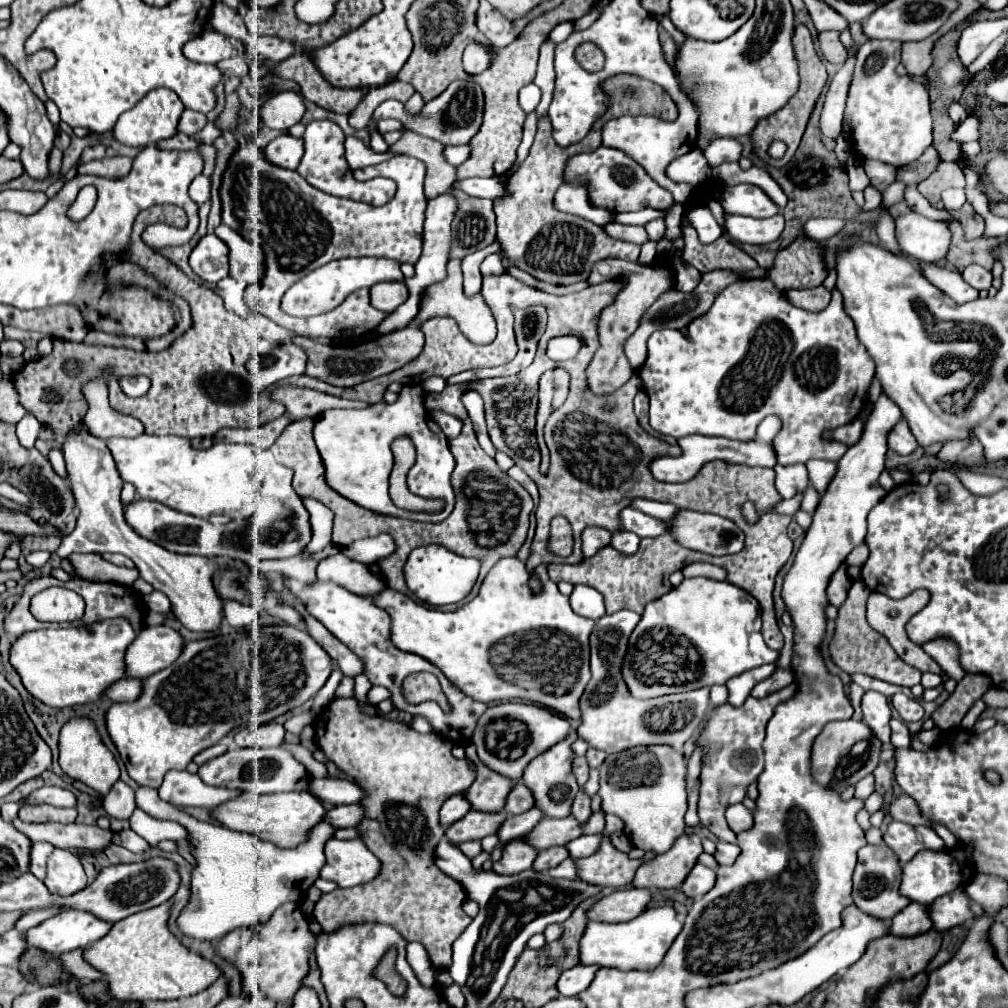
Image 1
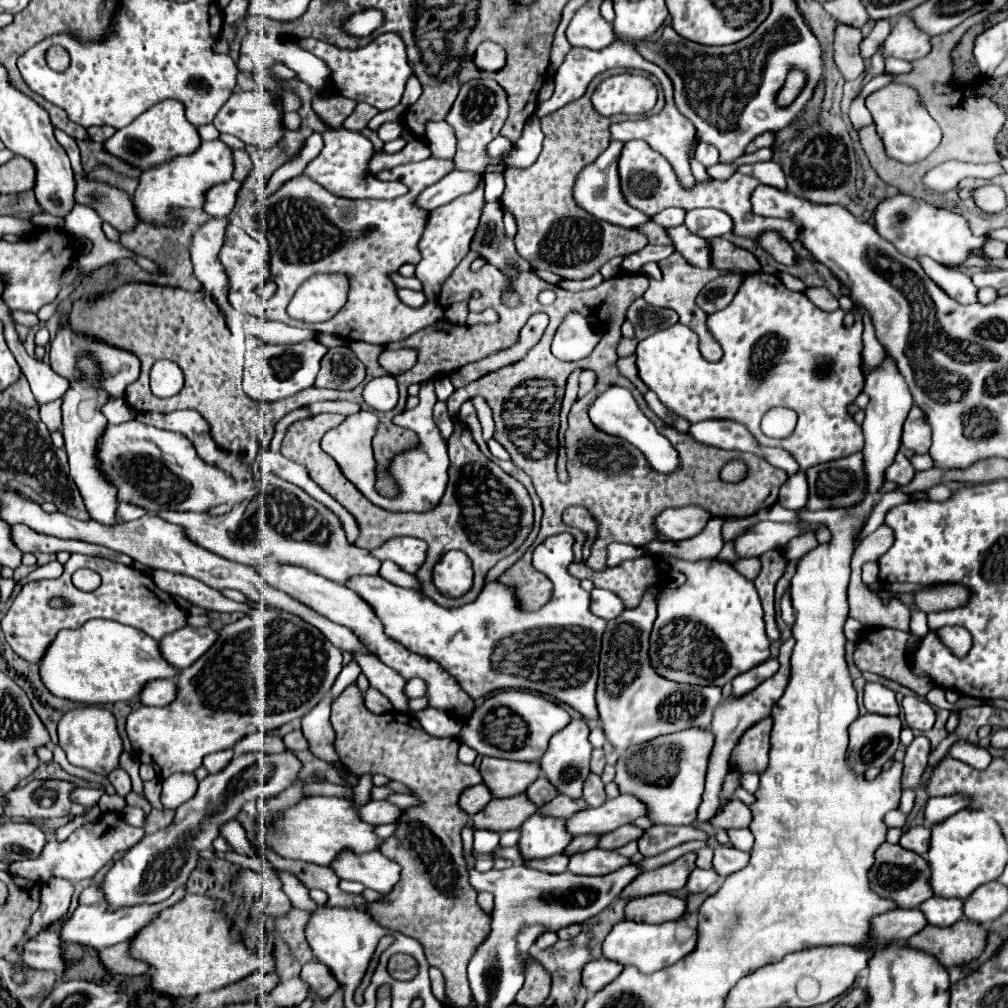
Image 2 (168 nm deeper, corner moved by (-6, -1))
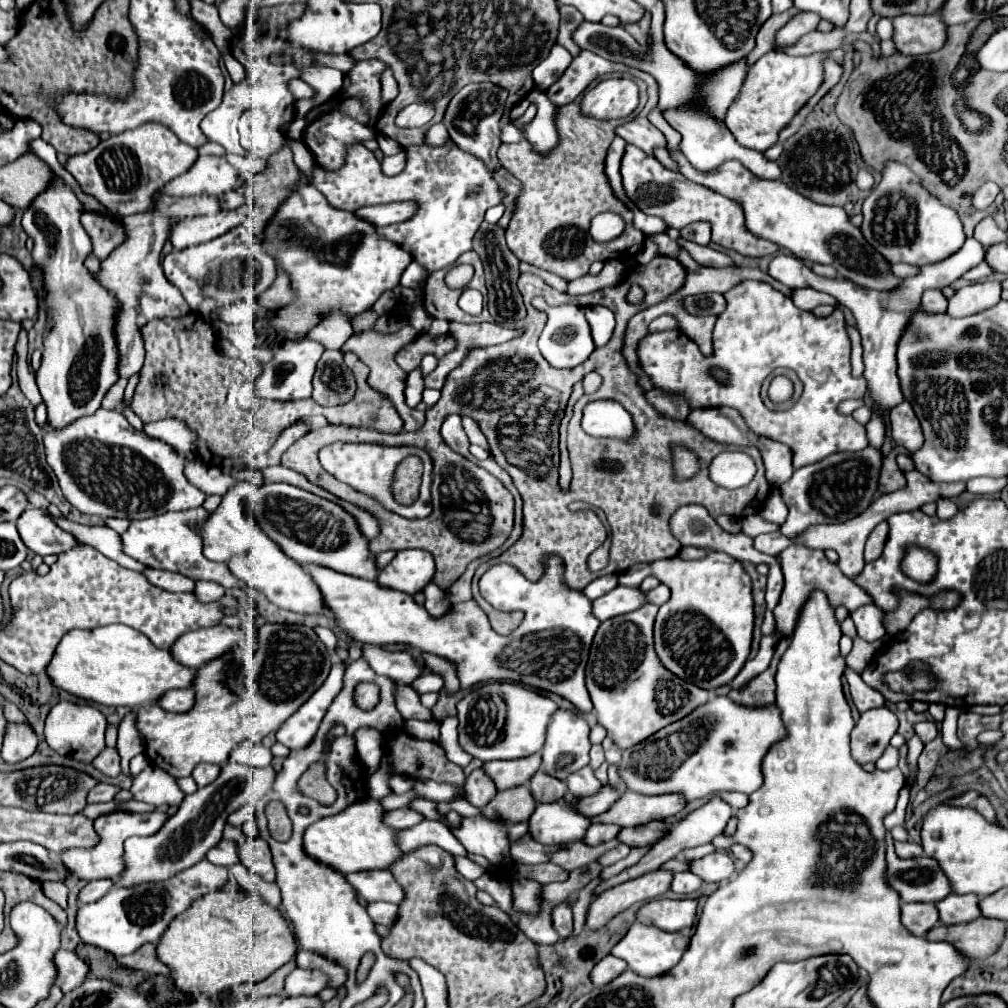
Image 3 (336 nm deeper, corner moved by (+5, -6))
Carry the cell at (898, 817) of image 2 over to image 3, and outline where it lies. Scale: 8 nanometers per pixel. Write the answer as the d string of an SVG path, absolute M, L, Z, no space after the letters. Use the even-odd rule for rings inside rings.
M904 787L904 789L900 791L900 799L898 799L898 803L896 803L896 809L884 817L884 827L886 827L886 829L904 825L906 805L908 805L908 787Z

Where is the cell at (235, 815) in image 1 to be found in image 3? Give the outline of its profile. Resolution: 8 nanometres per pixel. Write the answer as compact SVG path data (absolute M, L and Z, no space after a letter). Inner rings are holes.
M360 799L332 817L322 817L304 831L304 853L310 859L328 865L344 875L354 871L386 869L394 859L402 855L402 851L398 851L398 847L394 845L396 831L382 823L382 815L384 809L378 801Z

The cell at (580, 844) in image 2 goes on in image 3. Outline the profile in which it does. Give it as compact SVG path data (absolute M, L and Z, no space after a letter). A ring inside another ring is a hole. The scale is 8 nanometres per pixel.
M590 825L584 839L582 839L582 843L594 847L594 845L600 845L604 841L614 839L618 831L620 831L620 827L616 827L616 825Z

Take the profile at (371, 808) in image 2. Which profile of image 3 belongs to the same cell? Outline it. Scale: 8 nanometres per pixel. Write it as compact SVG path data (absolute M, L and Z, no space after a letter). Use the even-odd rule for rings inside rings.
M402 807L402 809L394 809L394 811L386 811L384 813L384 823L392 829L406 829L412 825L418 825L424 817L420 813L416 813L414 809Z

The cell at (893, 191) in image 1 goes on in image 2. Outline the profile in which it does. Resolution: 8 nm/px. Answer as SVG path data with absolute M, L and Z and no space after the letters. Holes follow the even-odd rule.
M945 162L933 170L929 170L923 178L923 182L933 188L935 192L947 192L951 188L957 188L959 180L967 176L977 178L995 178L999 174L1005 174L1005 170L999 164L965 164L965 162Z

